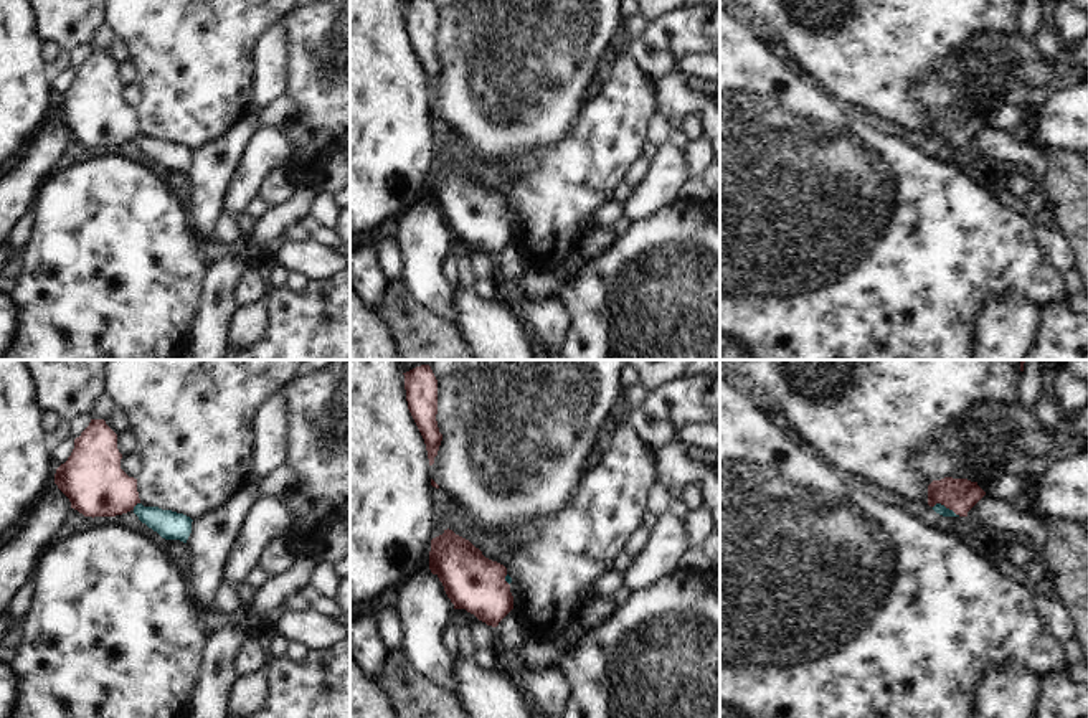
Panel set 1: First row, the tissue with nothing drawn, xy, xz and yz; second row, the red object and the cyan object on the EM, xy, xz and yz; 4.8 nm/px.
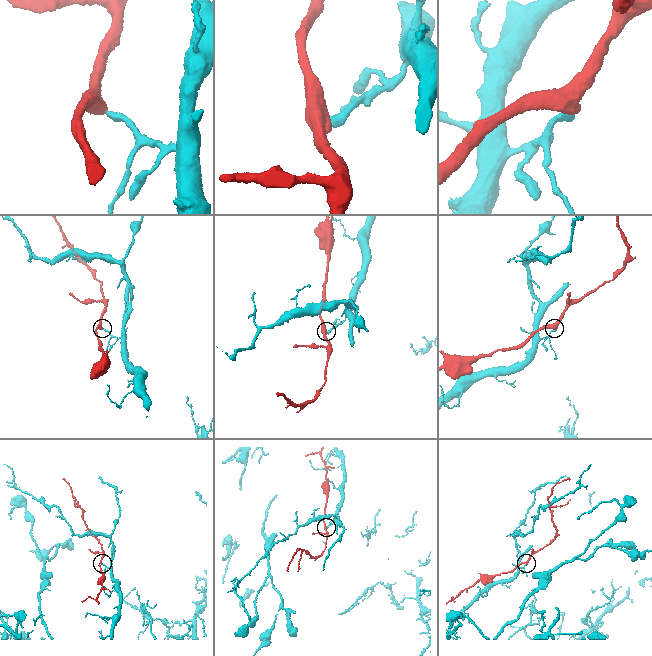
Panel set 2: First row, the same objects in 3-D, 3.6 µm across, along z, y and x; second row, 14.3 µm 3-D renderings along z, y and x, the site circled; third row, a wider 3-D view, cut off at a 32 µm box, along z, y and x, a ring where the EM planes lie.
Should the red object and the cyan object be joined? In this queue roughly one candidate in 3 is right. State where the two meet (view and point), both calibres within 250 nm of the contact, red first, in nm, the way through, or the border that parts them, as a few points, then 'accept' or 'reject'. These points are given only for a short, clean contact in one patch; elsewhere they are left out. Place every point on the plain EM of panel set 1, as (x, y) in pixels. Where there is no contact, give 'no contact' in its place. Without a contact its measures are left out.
yz (946, 137) | 160/50 nm | along yz (933, 136), (943, 134), (960, 146) | reject

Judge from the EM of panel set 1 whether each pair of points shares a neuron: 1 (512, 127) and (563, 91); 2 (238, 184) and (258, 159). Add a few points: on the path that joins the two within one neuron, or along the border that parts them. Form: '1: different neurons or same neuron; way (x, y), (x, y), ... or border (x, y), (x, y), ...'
1: same neuron; way (525, 114), (550, 91)
2: same neuron; way (245, 177), (253, 165)

